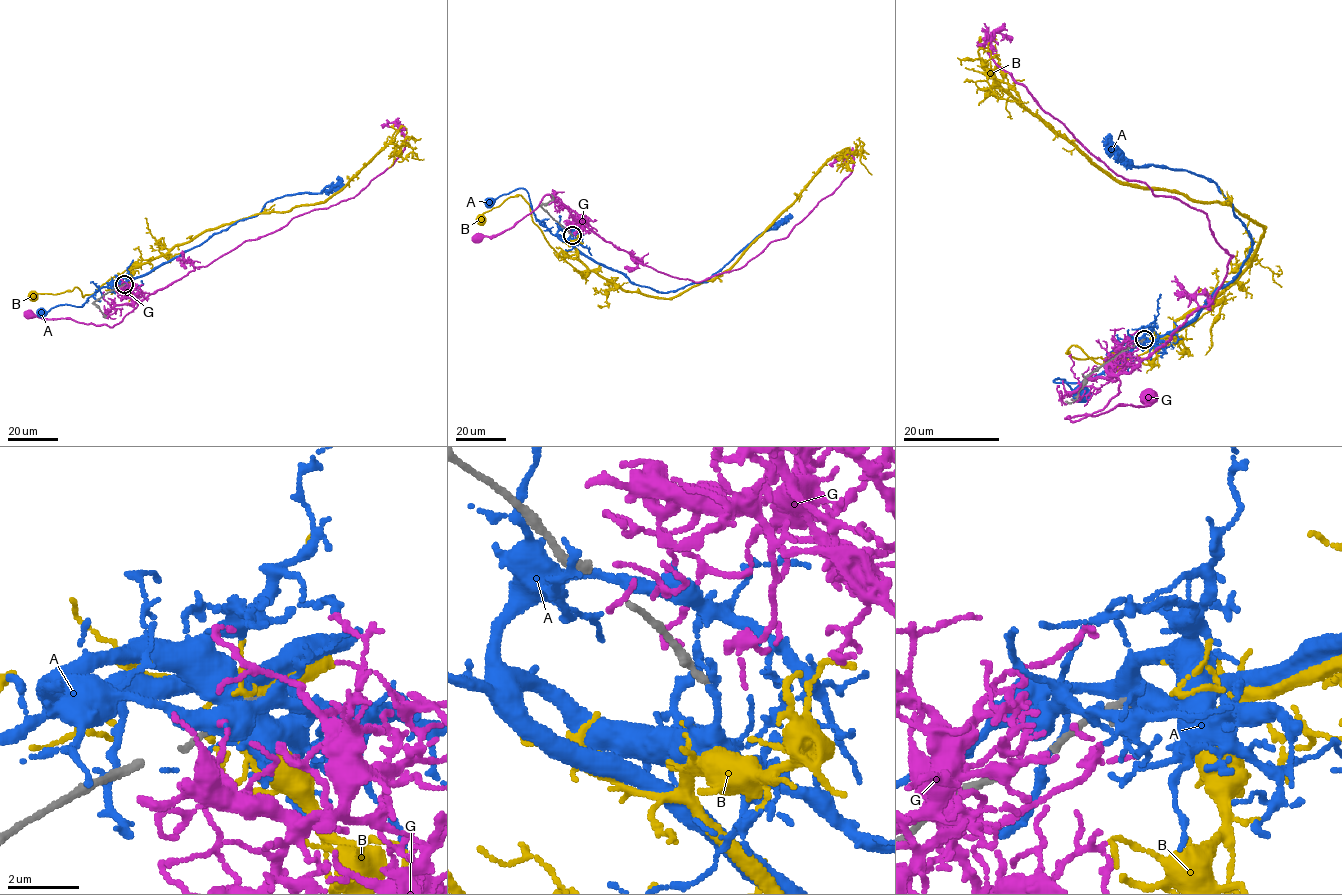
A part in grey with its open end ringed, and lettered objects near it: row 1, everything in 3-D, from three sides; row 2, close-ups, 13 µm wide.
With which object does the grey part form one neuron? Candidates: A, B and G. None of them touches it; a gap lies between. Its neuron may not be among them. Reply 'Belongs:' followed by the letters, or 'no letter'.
Belongs: no letter

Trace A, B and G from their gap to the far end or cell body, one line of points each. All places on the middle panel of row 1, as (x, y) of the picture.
A: (571, 238), (553, 235), (541, 224), (524, 189), (516, 189), (488, 199), (487, 202)
B: (570, 238), (577, 252), (559, 257), (533, 221), (529, 204), (520, 195), (507, 198), (485, 212), (481, 220)
G: (573, 233), (575, 222), (582, 216), (585, 222), (578, 222), (558, 197), (545, 195), (512, 227), (476, 239)

